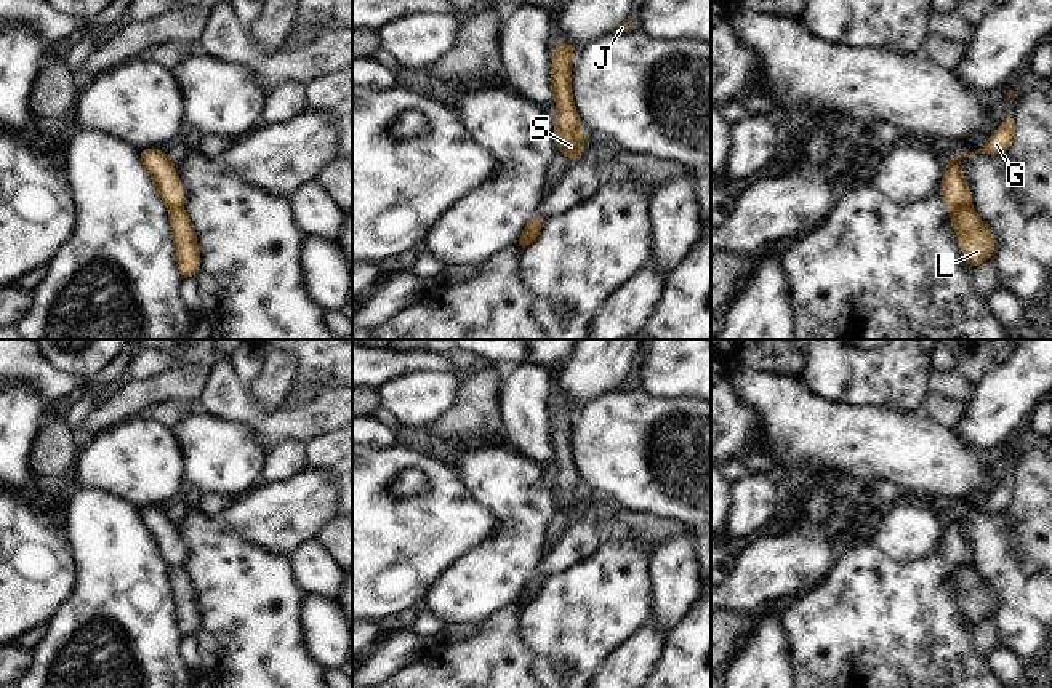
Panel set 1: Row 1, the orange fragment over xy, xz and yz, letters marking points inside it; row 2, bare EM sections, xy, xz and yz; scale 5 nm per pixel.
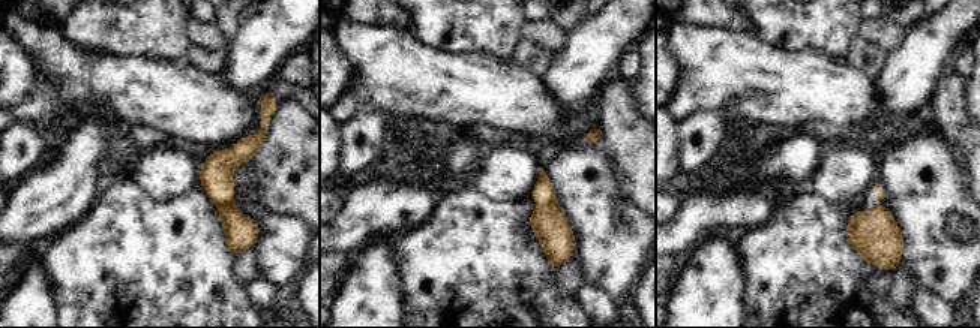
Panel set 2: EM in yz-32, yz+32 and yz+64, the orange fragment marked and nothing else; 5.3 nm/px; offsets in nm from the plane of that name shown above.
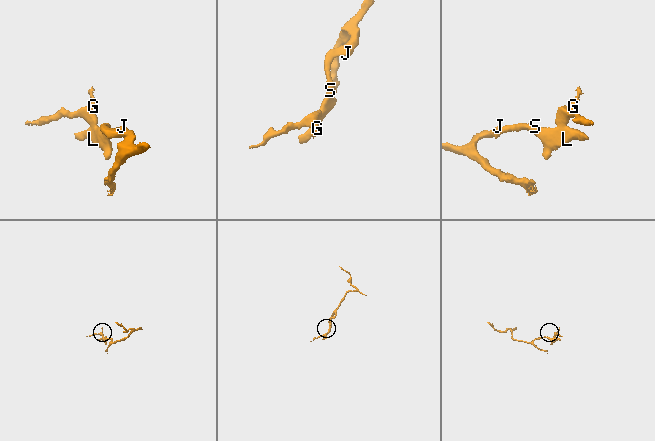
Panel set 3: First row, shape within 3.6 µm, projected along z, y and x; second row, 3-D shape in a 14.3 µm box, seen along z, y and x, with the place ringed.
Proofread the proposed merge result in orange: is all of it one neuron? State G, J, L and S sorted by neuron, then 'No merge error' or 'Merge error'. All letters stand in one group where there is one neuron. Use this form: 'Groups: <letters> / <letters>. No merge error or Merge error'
Groups: G / J L S. Merge error.

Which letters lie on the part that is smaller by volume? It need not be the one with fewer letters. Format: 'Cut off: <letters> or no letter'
Cut off: G

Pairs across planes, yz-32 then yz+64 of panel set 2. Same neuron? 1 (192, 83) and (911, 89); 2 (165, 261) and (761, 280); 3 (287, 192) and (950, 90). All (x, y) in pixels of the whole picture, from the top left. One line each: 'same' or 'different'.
1: different
2: same
3: same

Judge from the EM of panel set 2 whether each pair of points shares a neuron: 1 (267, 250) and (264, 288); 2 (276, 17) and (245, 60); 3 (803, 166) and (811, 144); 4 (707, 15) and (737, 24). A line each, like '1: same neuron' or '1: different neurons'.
1: different neurons
2: same neuron
3: same neuron
4: same neuron

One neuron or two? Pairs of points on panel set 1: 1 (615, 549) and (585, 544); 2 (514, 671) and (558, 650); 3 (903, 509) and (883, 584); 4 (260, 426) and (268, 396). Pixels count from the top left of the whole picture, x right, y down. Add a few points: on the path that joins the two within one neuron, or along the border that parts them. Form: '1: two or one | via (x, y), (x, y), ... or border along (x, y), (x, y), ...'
1: two | border along (609, 530), (602, 543), (591, 554), (567, 568)
2: two | border along (519, 626), (519, 639), (532, 655), (530, 671)
3: two | border along (873, 543), (899, 564), (910, 564), (927, 557)
4: two | border along (276, 410), (263, 416)

